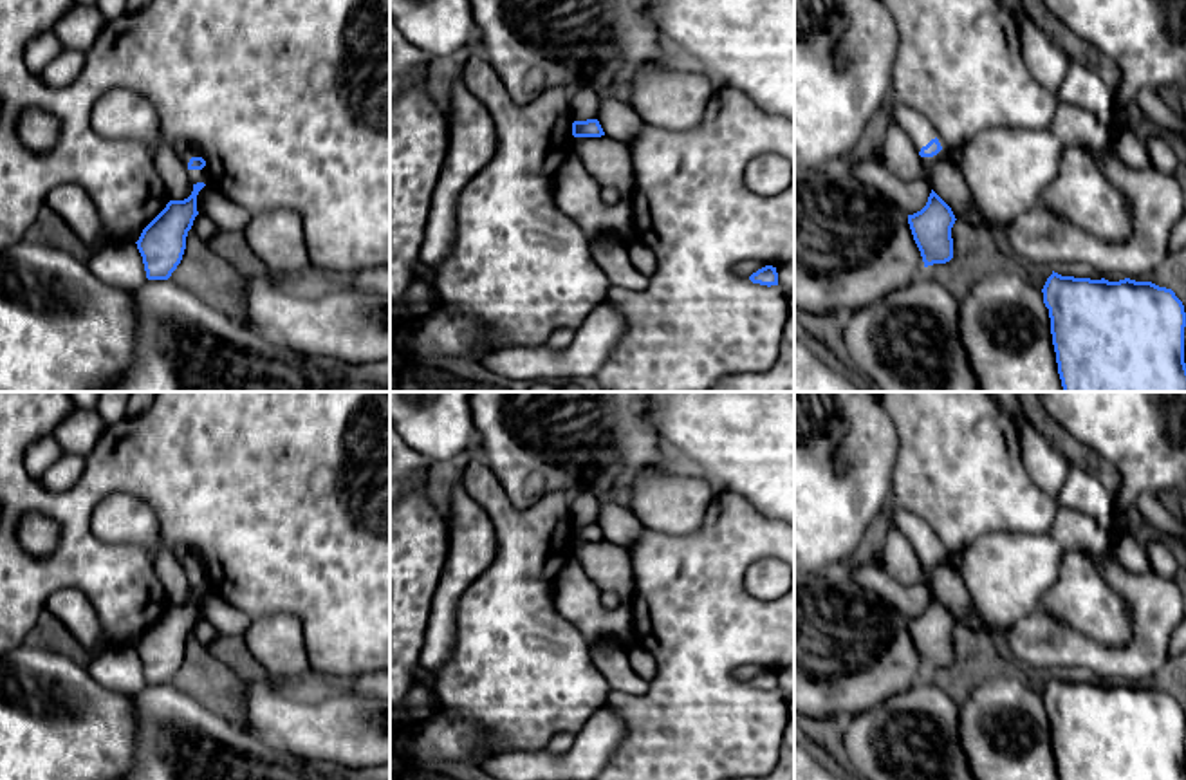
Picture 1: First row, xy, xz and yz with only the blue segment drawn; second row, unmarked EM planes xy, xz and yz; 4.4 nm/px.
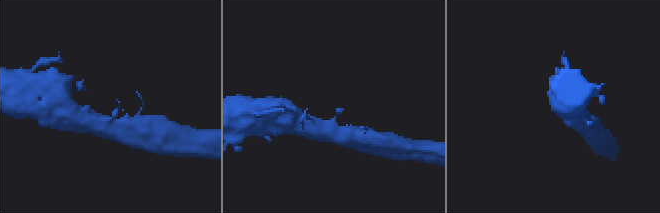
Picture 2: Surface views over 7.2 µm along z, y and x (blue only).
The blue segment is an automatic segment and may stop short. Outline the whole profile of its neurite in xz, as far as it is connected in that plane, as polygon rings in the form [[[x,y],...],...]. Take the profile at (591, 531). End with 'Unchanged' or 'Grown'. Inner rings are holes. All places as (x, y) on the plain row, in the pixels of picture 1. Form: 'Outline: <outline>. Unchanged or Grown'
Outline: [[[587,524],[587,525],[572,527],[572,540],[574,542],[601,542],[605,540],[605,536],[598,524]]]. Unchanged

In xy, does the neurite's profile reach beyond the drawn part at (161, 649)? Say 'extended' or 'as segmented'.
extended

